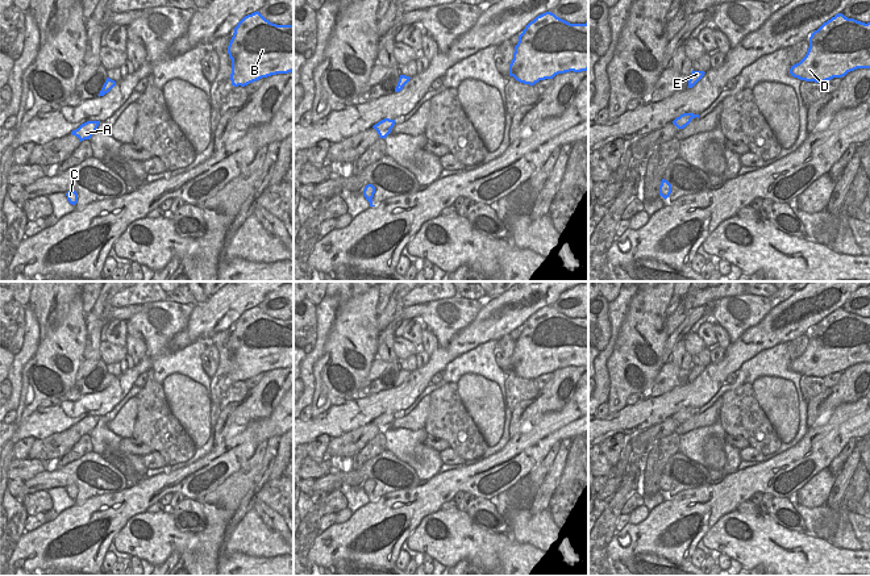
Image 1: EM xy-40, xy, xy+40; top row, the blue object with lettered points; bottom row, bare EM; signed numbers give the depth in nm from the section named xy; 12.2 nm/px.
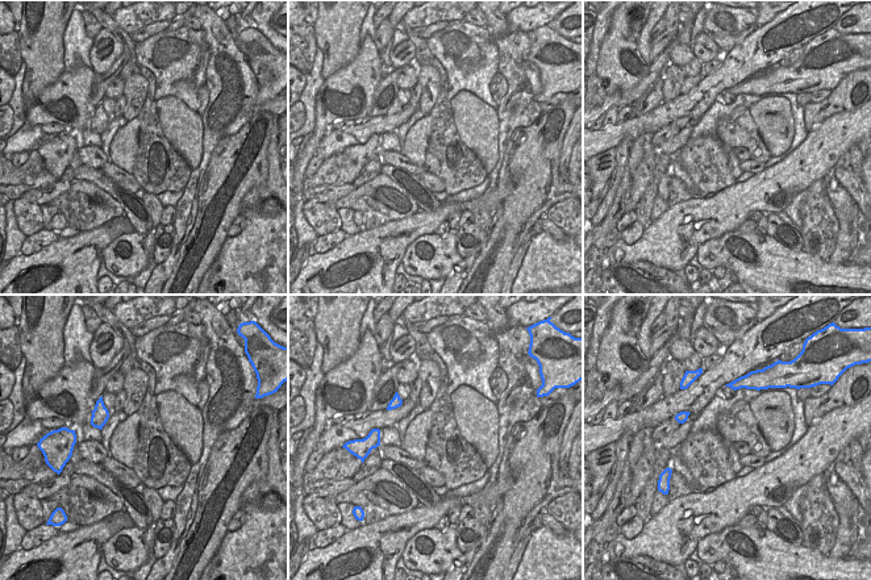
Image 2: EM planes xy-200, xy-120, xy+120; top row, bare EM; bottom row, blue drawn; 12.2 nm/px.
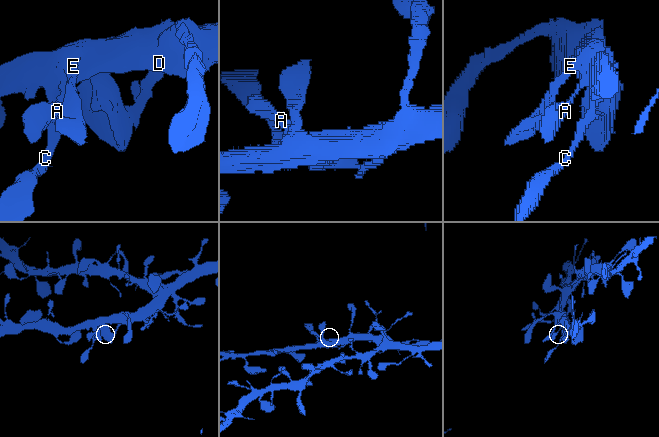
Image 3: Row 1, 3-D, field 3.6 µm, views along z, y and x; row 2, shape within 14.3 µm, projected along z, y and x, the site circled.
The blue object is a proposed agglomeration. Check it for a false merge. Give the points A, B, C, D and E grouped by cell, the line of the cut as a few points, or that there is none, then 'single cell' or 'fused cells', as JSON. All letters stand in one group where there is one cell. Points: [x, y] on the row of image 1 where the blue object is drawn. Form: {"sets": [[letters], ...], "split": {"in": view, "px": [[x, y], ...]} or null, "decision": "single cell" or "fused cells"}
{"sets": [["A", "B", "C", "D", "E"]], "split": null, "decision": "single cell"}

